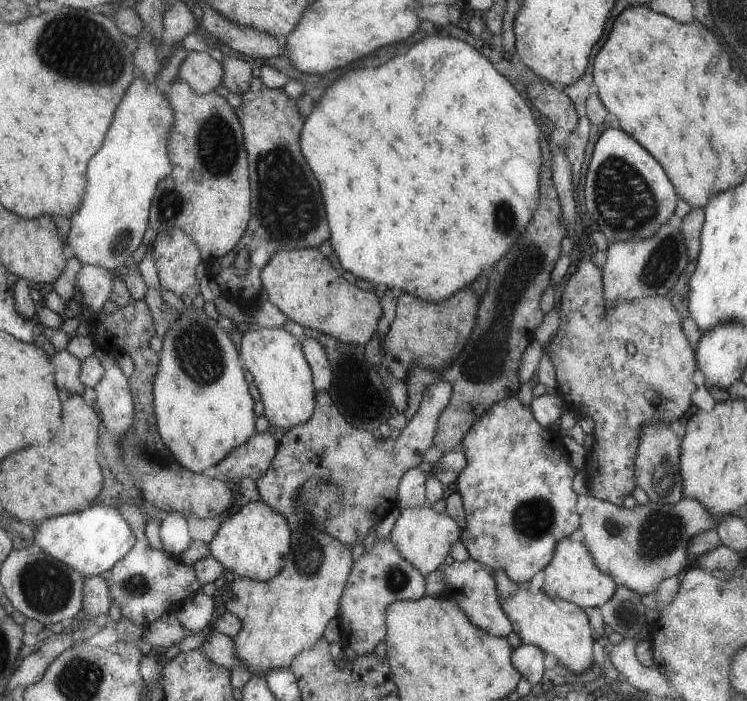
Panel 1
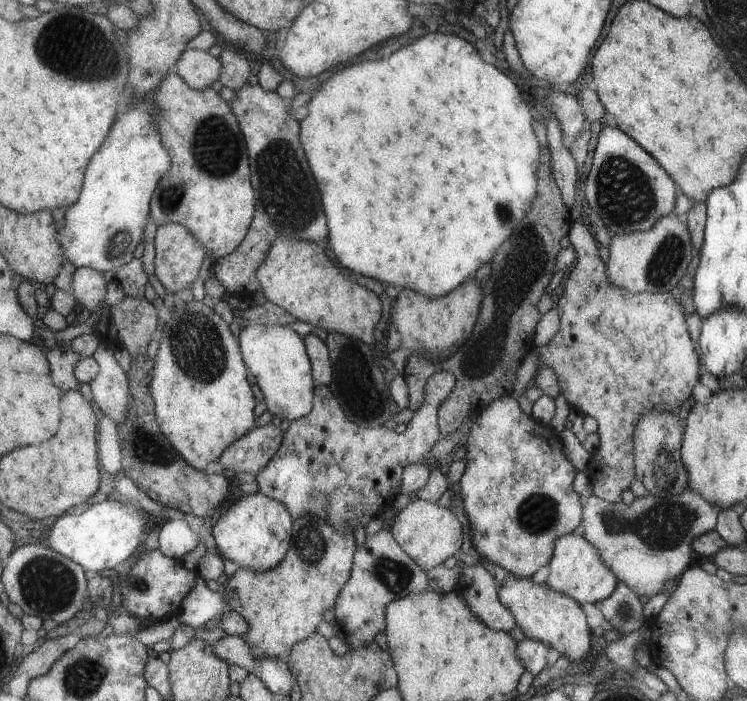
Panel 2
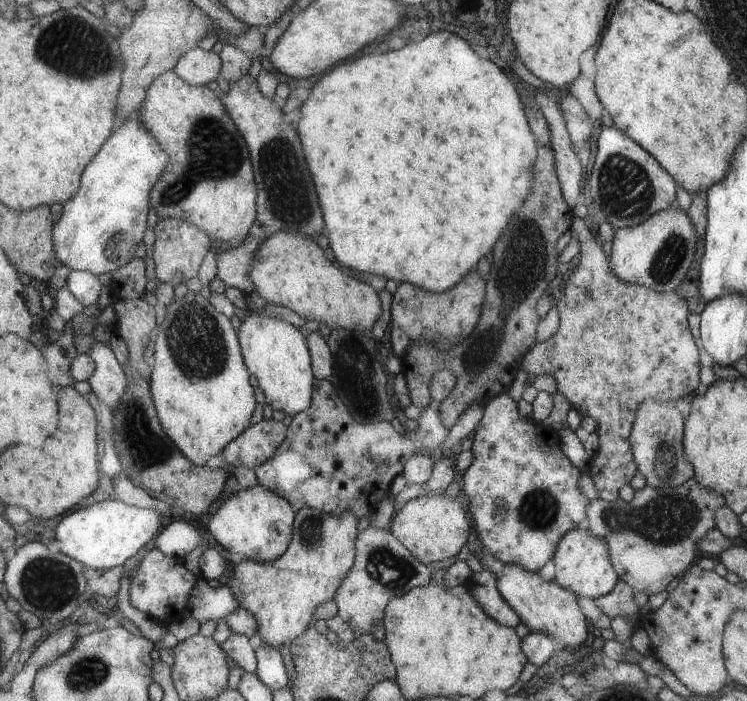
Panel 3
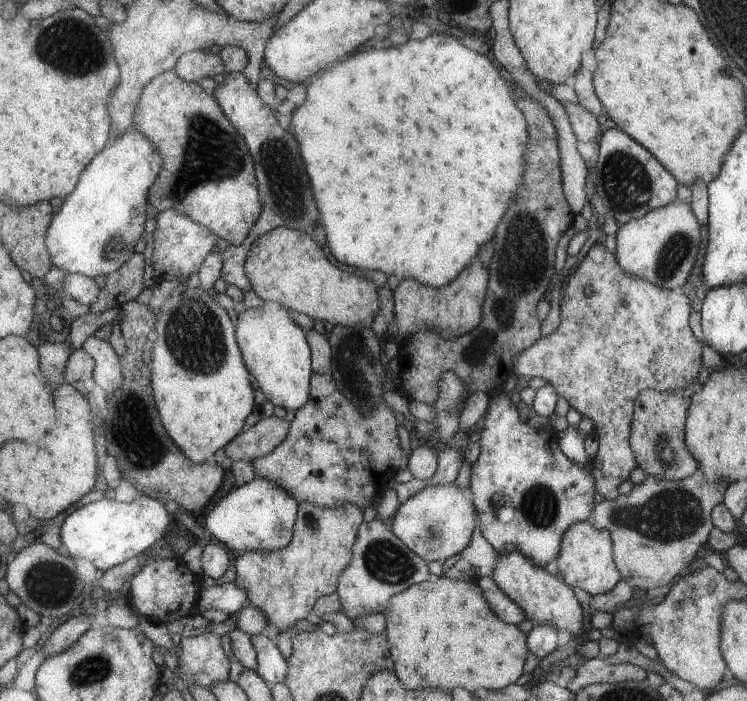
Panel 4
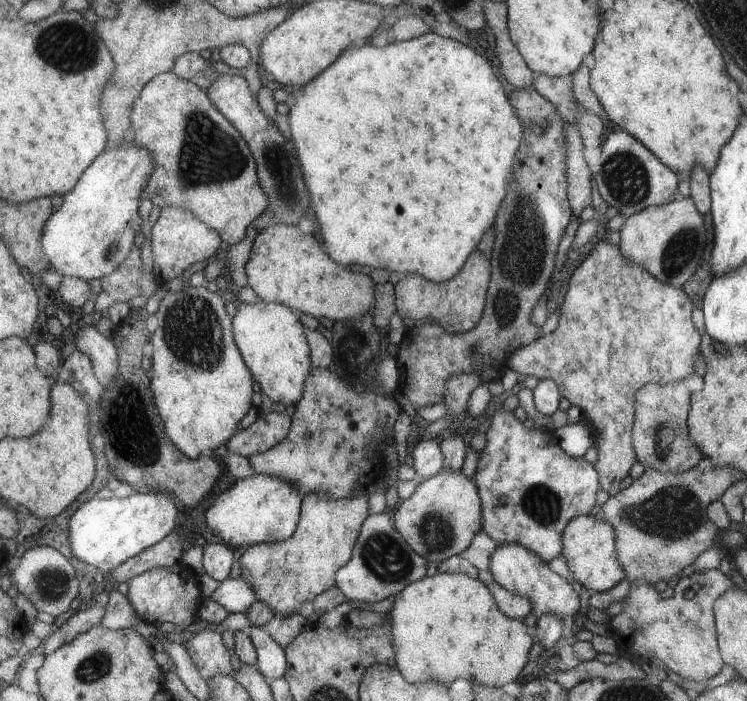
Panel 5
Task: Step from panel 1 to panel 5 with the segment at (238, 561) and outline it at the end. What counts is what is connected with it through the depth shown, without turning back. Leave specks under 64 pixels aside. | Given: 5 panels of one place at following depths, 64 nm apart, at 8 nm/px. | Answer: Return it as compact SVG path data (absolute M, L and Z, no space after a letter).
M253 473L249 478L236 480L219 494L205 512L205 522L213 535L234 550L238 546L283 542L294 533L298 524L304 496L287 480L279 476Z

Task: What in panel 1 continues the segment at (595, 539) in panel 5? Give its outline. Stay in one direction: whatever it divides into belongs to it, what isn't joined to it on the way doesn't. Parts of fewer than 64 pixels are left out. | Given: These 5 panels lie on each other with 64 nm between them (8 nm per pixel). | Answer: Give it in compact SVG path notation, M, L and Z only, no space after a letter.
M563 538L554 548L554 556L543 569L543 584L541 592L545 592L549 598L558 598L565 602L572 602L575 606L594 608L605 604L613 596L615 586L614 579L595 566L589 550L583 543L573 542L569 538Z

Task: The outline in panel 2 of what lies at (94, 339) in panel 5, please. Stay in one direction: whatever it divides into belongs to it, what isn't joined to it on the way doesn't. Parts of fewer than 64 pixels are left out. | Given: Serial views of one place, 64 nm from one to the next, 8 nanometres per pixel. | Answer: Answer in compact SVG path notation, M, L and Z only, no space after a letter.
M98 344L91 357L98 367L98 374L88 383L92 401L113 422L121 422L129 396L126 373L115 361L112 351L103 344Z

